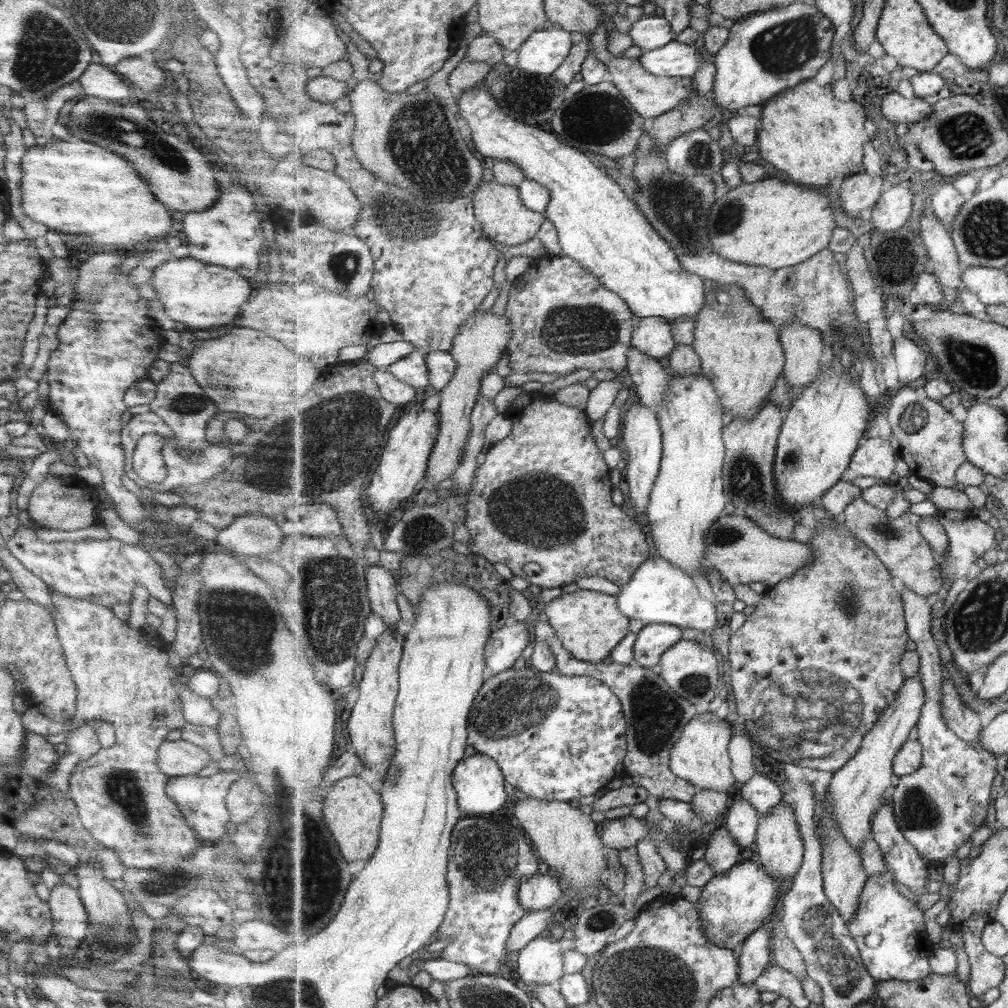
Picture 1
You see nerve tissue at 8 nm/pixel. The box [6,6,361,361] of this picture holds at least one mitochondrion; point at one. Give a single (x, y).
(47, 49)

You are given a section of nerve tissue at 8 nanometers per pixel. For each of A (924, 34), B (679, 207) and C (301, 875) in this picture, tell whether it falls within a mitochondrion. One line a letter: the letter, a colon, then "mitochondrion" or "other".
A: other
B: mitochondrion
C: mitochondrion

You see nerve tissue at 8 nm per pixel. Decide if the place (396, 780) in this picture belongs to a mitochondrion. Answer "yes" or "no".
yes

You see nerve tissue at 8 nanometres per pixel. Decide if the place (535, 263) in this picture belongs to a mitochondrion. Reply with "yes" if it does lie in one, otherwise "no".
no

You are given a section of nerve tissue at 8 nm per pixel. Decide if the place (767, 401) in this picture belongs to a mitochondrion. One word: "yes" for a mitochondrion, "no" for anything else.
no

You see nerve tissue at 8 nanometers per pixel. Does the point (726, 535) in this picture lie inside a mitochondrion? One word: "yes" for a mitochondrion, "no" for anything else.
yes

